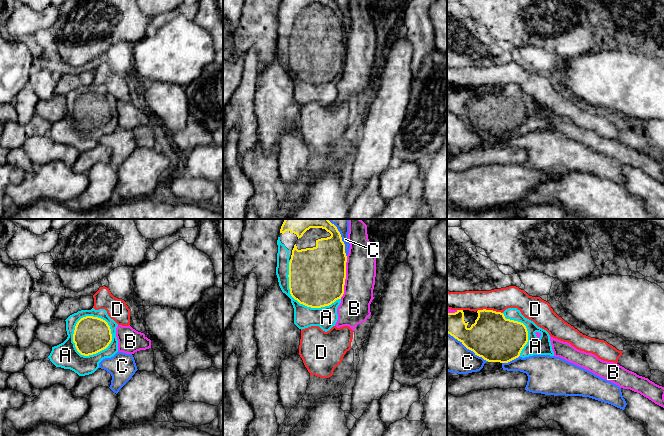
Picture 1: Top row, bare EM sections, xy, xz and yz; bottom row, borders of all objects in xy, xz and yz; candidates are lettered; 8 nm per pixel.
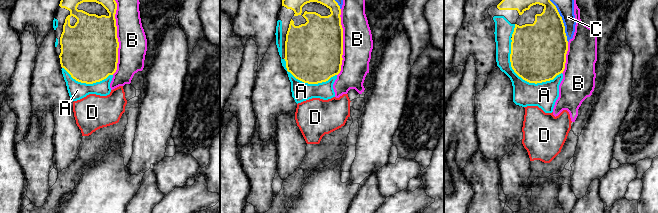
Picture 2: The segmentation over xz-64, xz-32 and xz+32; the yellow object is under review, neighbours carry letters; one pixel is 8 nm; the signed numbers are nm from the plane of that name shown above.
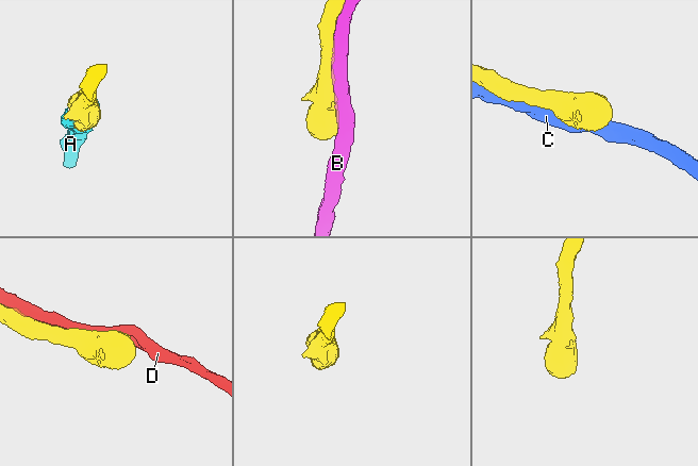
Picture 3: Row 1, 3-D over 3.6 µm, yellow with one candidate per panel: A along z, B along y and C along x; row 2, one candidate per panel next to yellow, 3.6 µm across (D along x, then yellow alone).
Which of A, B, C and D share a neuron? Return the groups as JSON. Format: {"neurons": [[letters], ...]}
{"neurons": [["A"], ["B"], ["C"], ["D"]]}

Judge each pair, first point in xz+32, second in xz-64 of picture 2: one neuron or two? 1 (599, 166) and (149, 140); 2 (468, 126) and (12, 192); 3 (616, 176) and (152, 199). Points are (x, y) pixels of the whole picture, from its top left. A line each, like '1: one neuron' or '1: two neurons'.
1: one neuron
2: two neurons
3: two neurons

